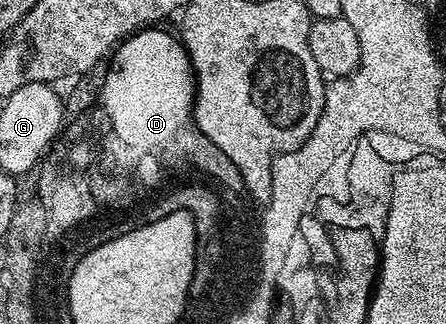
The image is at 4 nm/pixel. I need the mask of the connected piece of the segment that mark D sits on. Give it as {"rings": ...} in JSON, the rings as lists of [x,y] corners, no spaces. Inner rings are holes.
{"rings":[[[139,30],[138,39],[122,50],[99,99],[105,101],[109,117],[114,119],[114,125],[118,125],[130,145],[138,145],[138,149],[146,149],[146,153],[158,153],[158,157],[166,157],[166,161],[190,161],[190,165],[202,165],[206,173],[222,177],[222,173],[226,173],[226,165],[230,165],[230,169],[236,169],[236,165],[200,131],[193,119],[196,82],[186,49],[175,36],[156,30]]]}

